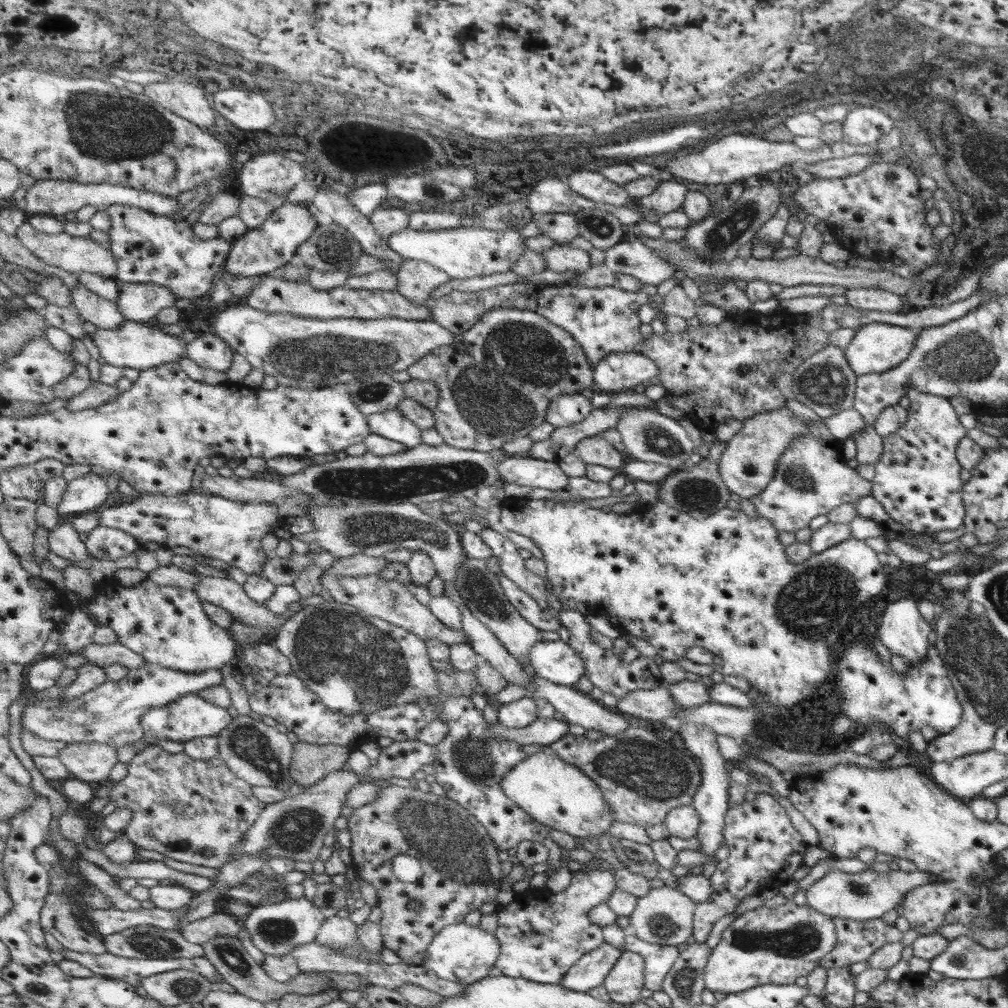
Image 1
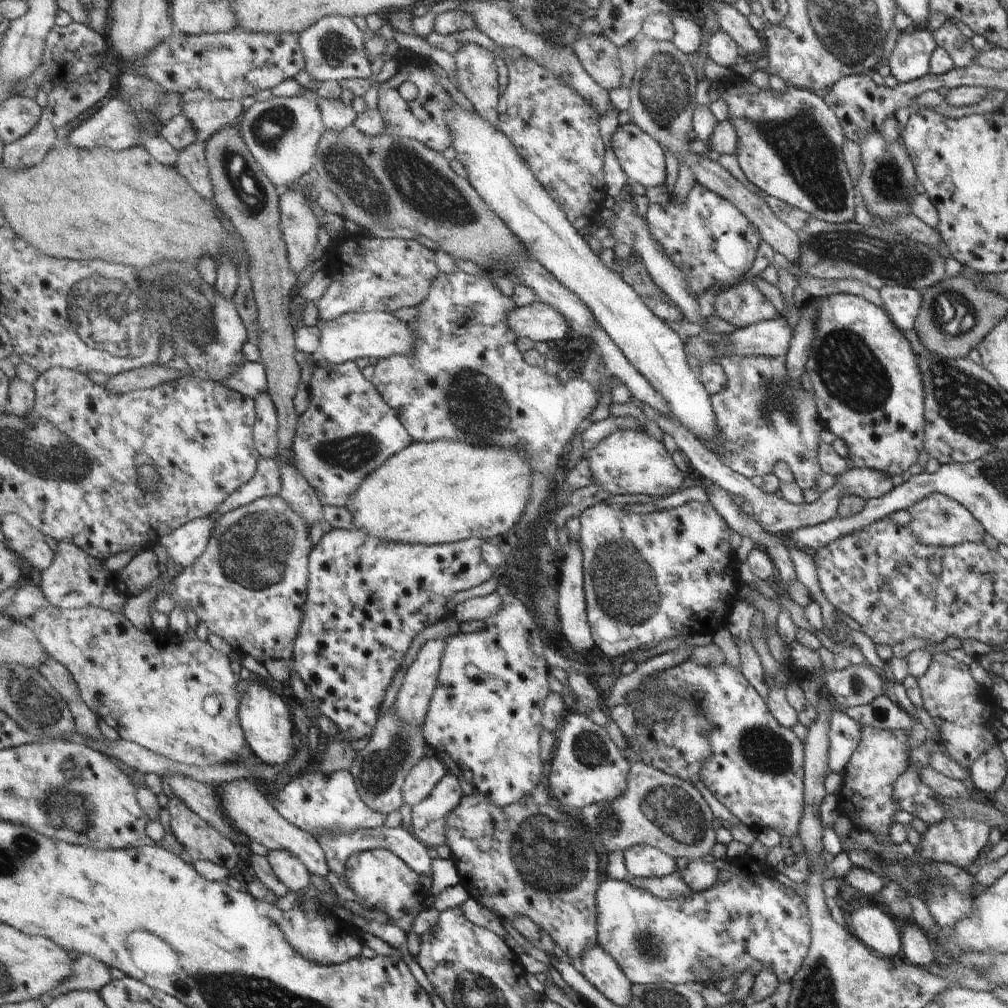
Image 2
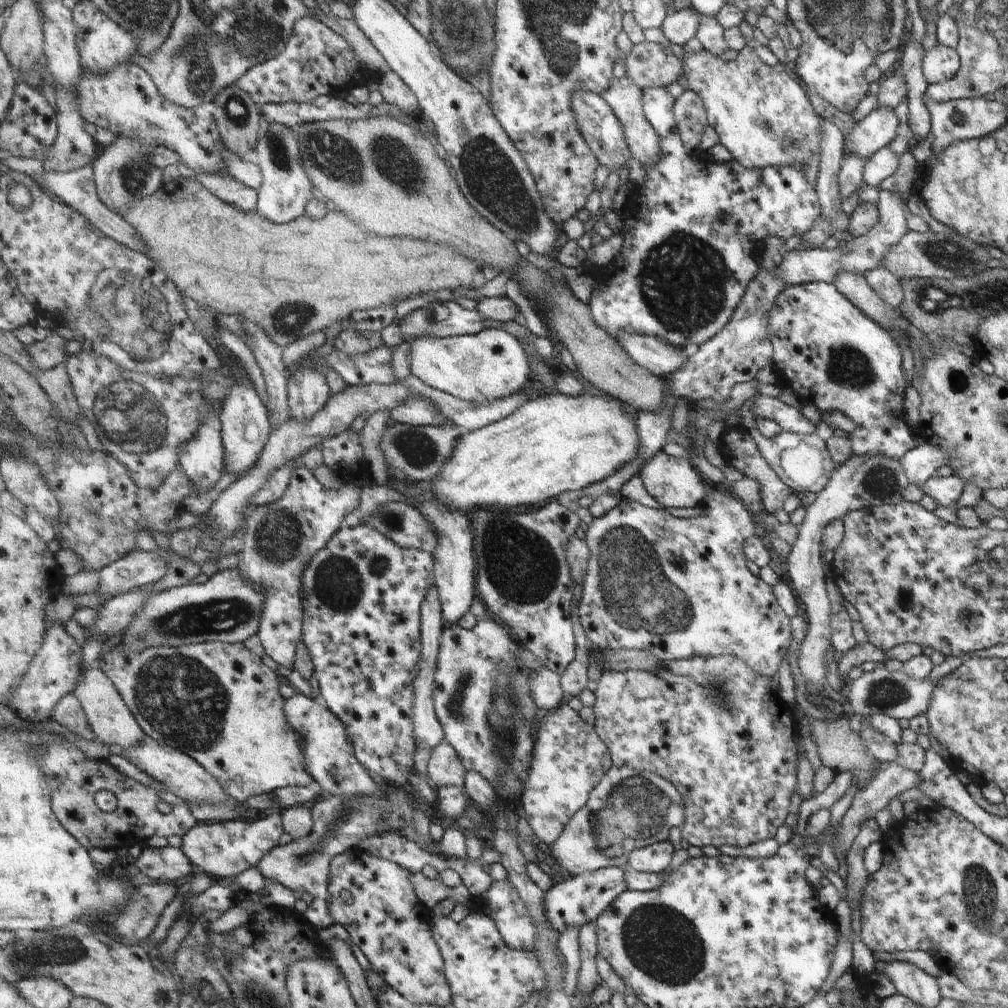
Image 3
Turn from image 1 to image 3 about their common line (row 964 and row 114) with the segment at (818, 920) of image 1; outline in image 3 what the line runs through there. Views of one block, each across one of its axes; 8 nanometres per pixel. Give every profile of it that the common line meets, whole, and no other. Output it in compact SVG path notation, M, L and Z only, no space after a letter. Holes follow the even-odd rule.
M745 46L732 61L725 61L703 49L692 54L684 51L683 66L687 88L701 99L707 125L713 128L719 144L725 146L732 159L743 168L763 169L766 166L805 165L811 162L818 150L816 130L820 127L820 118L811 108L803 86L791 75L788 65L783 62L774 66L765 65L751 46Z

